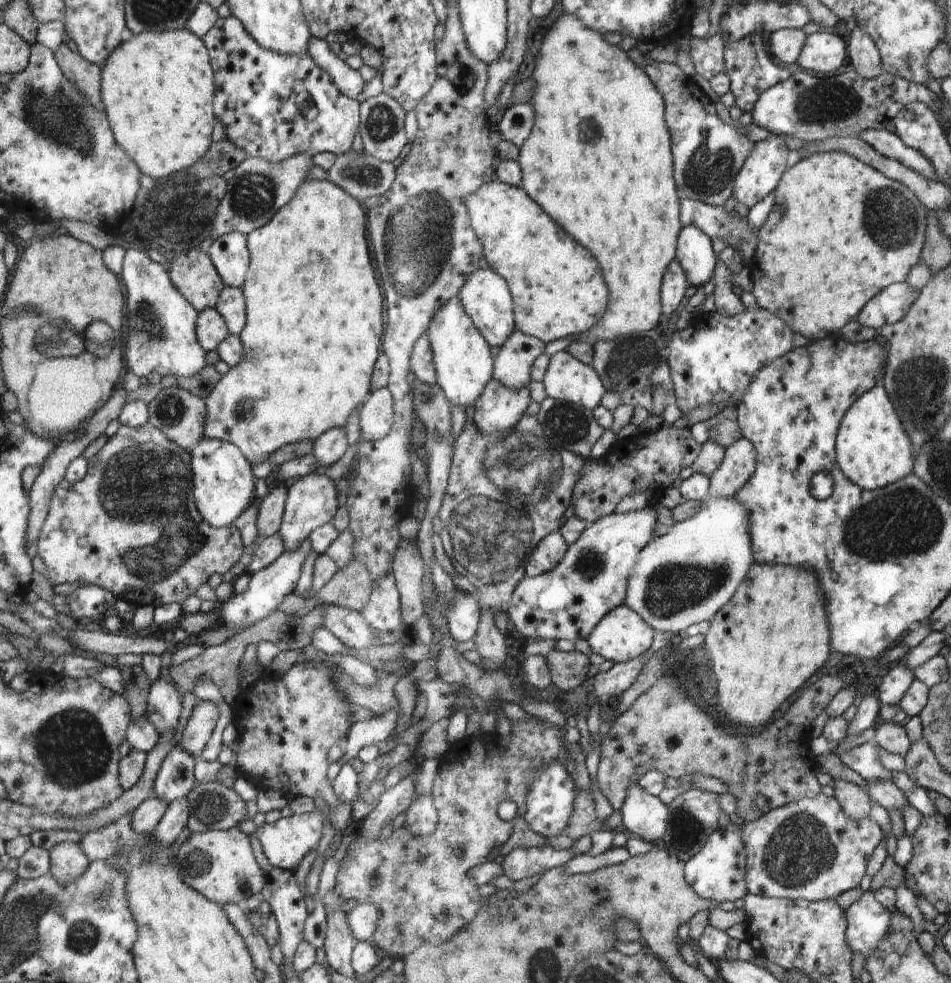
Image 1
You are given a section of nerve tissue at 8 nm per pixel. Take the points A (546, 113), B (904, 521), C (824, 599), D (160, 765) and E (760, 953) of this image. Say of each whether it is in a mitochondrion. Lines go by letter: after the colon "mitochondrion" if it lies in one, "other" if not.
A: other
B: mitochondrion
C: other
D: other
E: other

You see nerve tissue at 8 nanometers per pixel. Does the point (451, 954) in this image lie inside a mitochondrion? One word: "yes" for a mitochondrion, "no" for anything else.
no

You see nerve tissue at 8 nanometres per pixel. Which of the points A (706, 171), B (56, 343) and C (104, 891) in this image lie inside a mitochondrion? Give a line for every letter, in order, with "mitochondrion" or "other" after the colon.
A: mitochondrion
B: mitochondrion
C: mitochondrion

